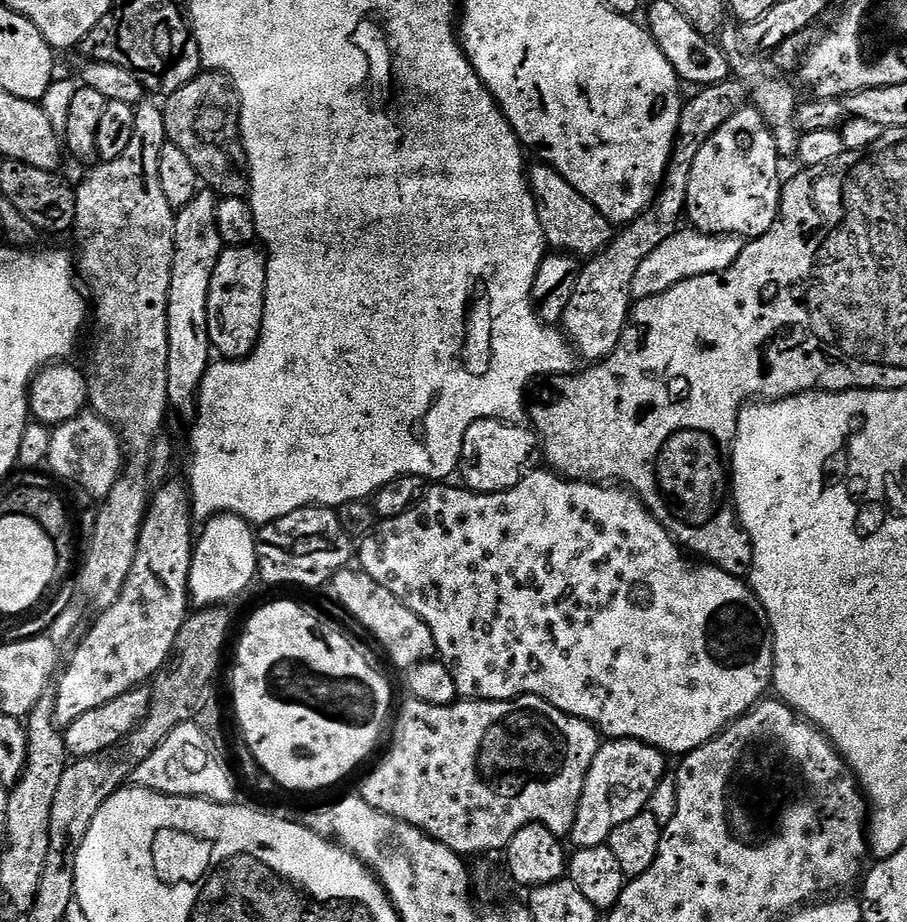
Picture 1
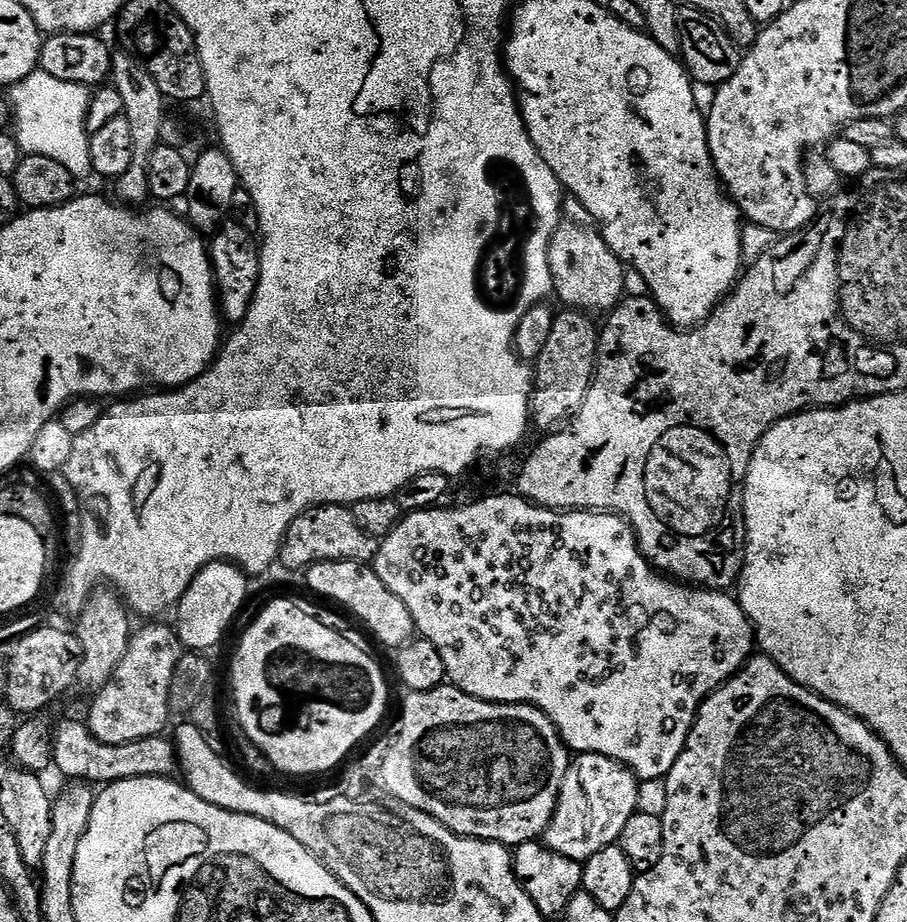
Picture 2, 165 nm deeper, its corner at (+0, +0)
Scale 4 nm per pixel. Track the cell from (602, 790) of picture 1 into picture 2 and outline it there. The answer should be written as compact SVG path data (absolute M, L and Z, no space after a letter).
M579 753L569 763L566 778L562 778L560 797L556 803L552 821L544 830L542 843L566 858L574 858L581 862L589 860L591 856L598 854L598 850L619 841L622 830L626 827L626 822L630 822L630 818L637 811L636 802L639 789L640 784L636 776L625 764L619 764L618 761L606 758L602 754Z

